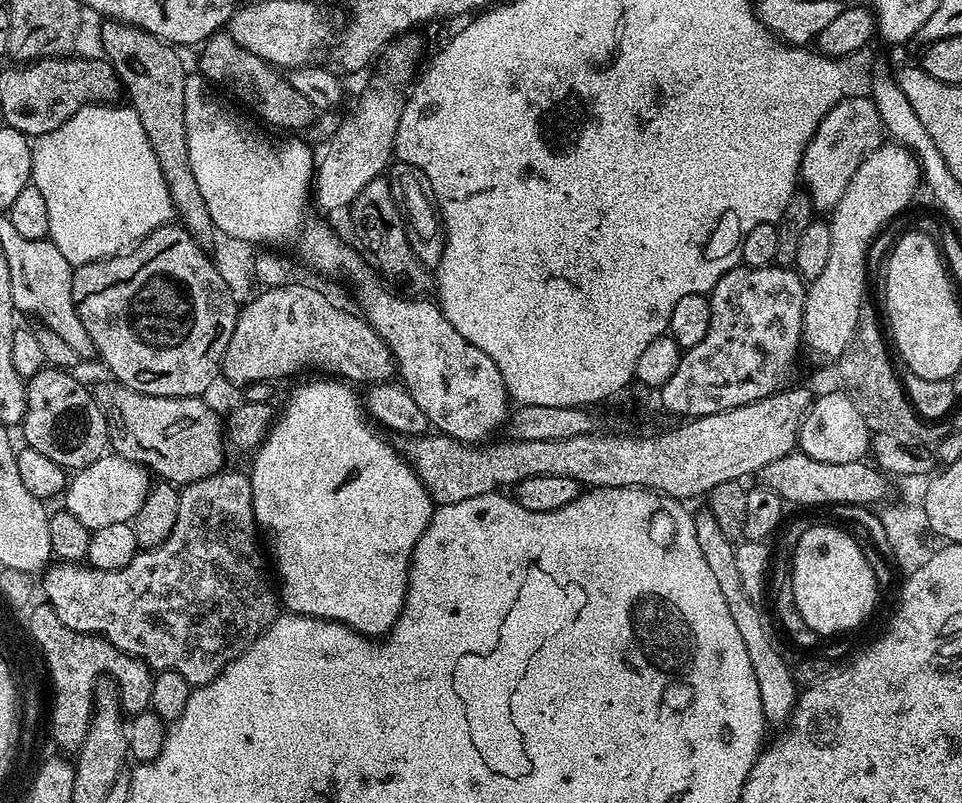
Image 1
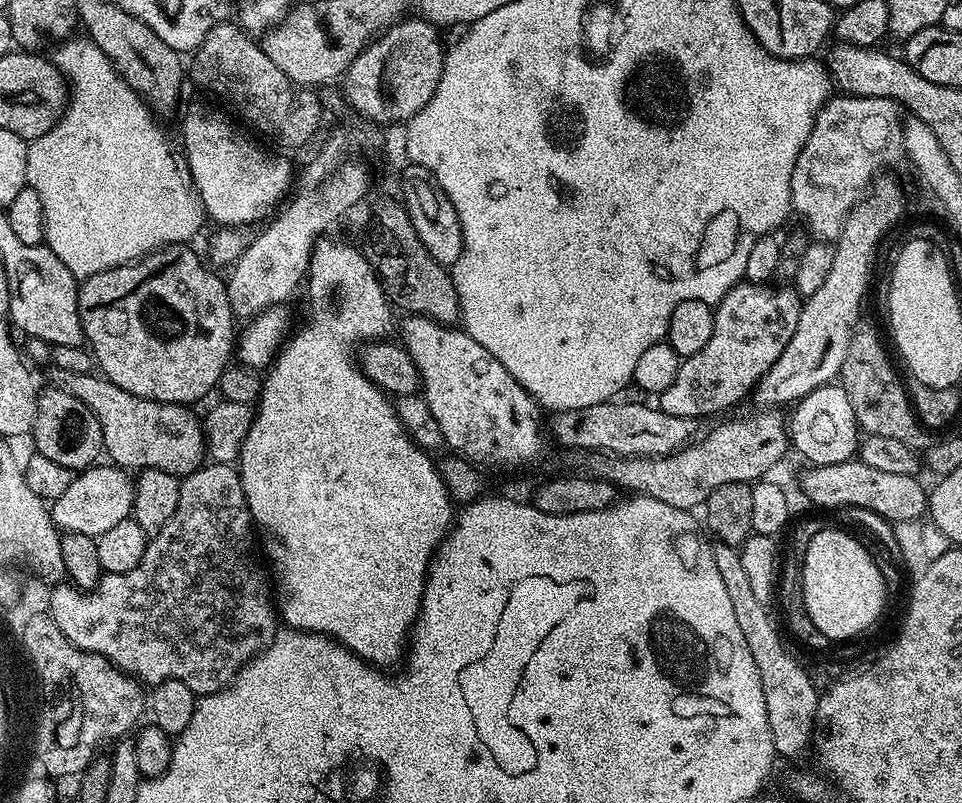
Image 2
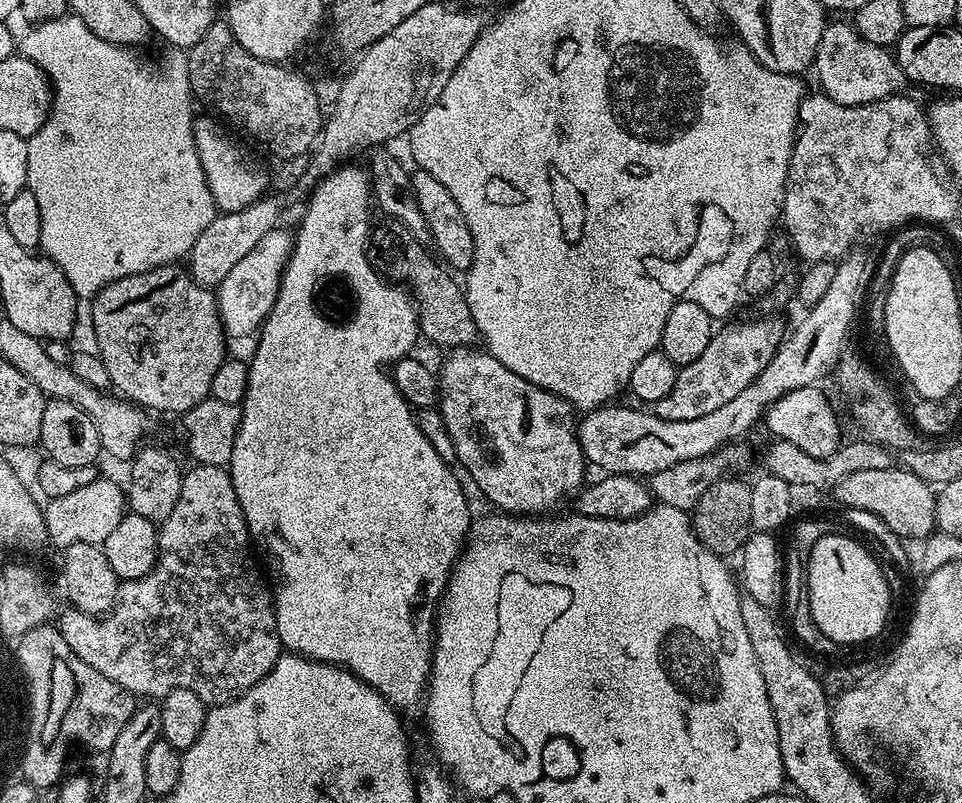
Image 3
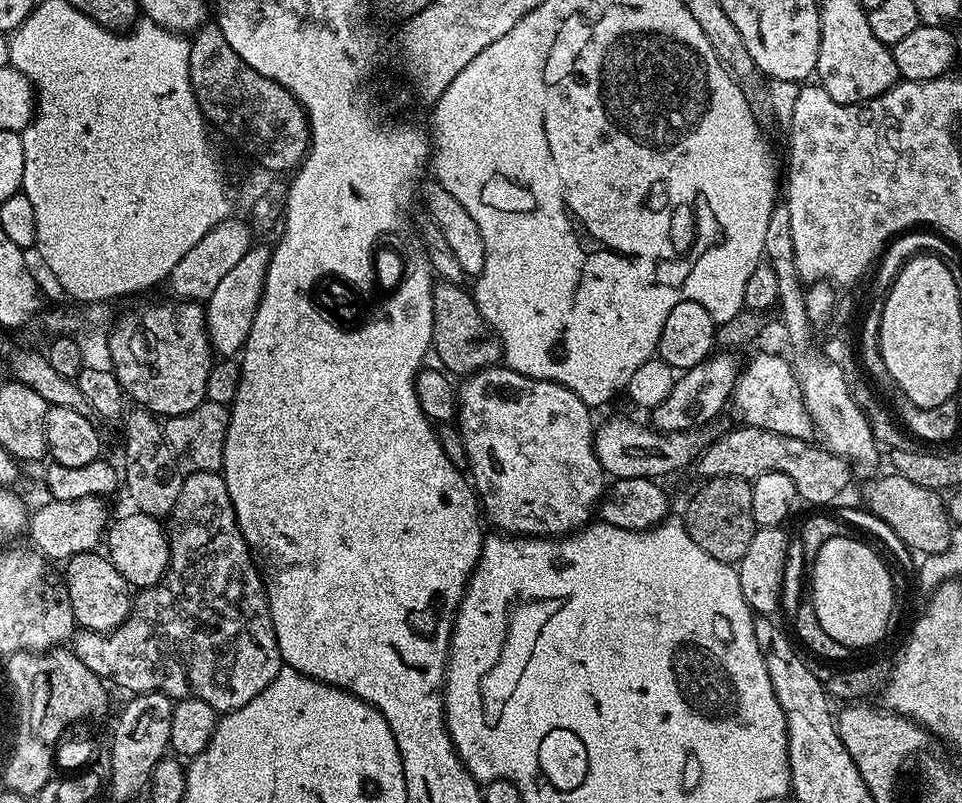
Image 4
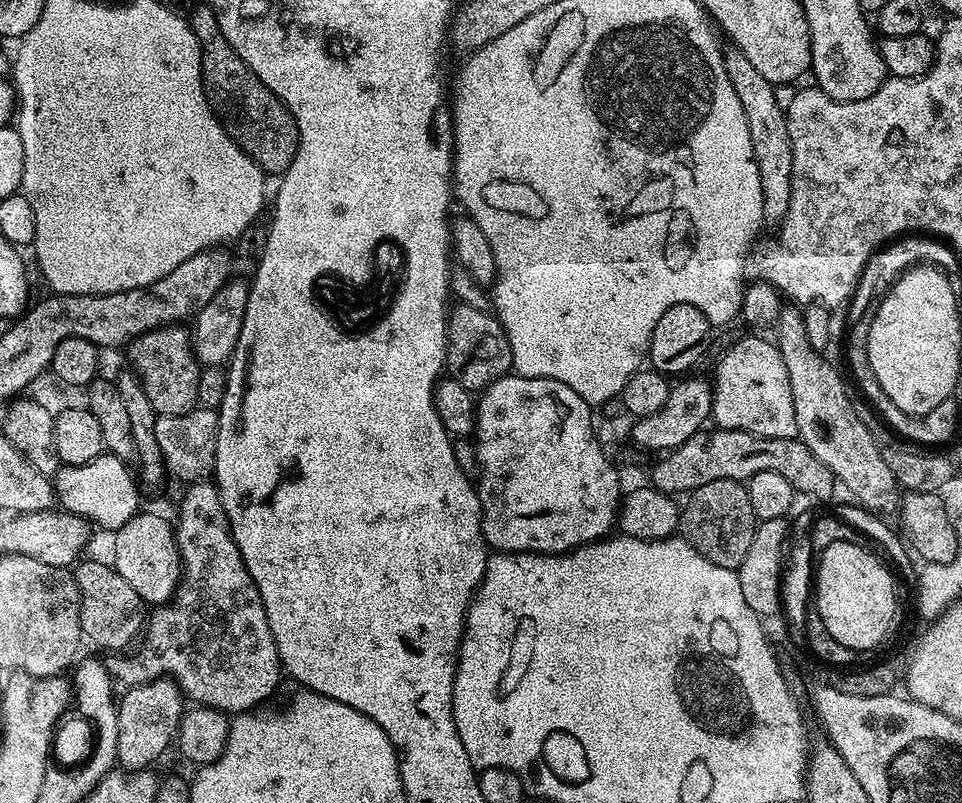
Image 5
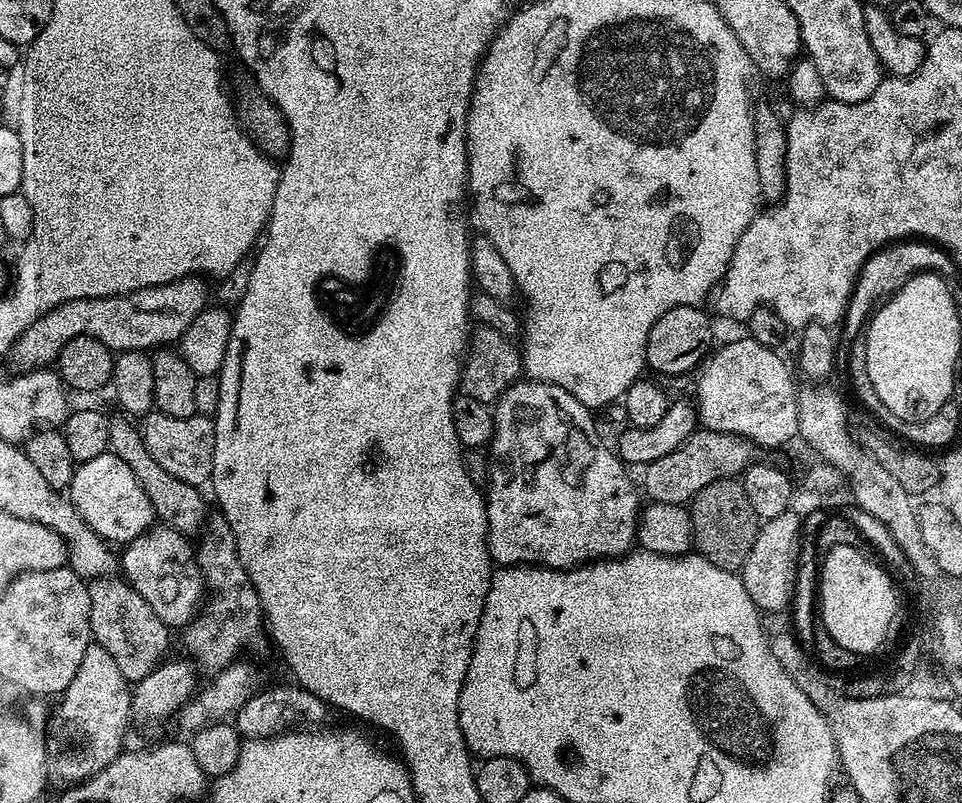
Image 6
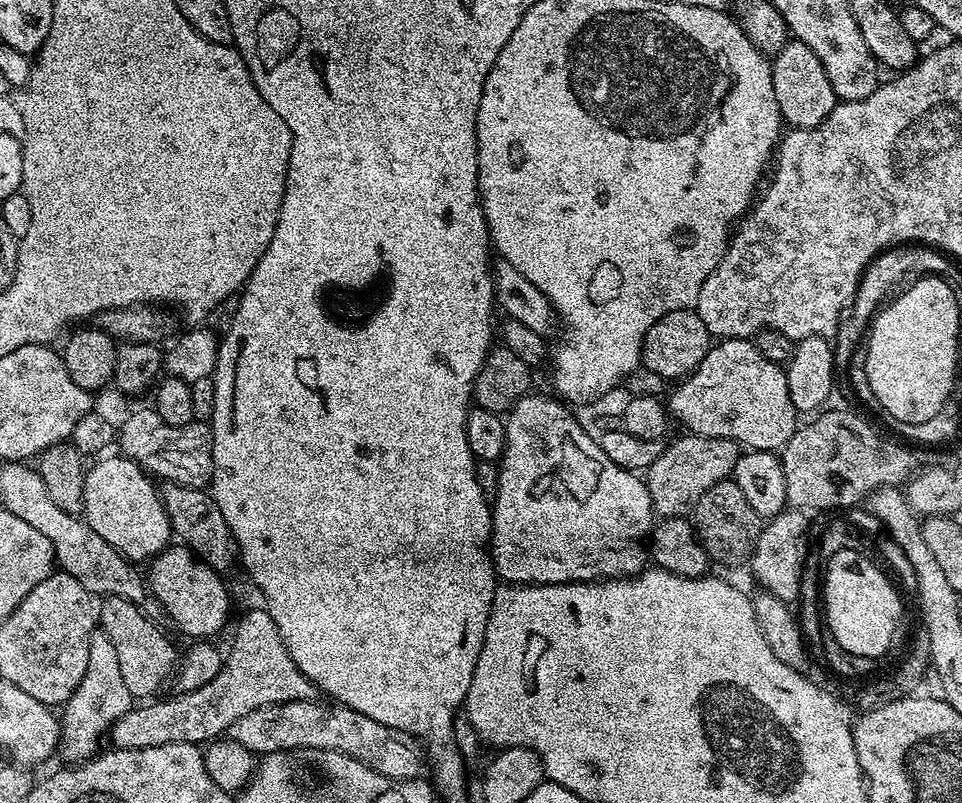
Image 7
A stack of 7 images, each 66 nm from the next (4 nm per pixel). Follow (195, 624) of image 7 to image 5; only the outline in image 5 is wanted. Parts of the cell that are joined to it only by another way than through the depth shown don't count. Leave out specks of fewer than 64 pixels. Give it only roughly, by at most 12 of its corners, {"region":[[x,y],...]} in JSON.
{"region":[[141,510],[110,563],[148,606],[182,575],[173,521]]}

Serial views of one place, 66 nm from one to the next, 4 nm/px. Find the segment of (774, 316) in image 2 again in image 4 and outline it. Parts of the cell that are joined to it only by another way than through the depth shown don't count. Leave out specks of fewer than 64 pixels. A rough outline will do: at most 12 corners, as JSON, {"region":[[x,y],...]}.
{"region":[[717,351],[683,369],[651,409],[658,432],[711,425],[731,401],[741,361]]}

